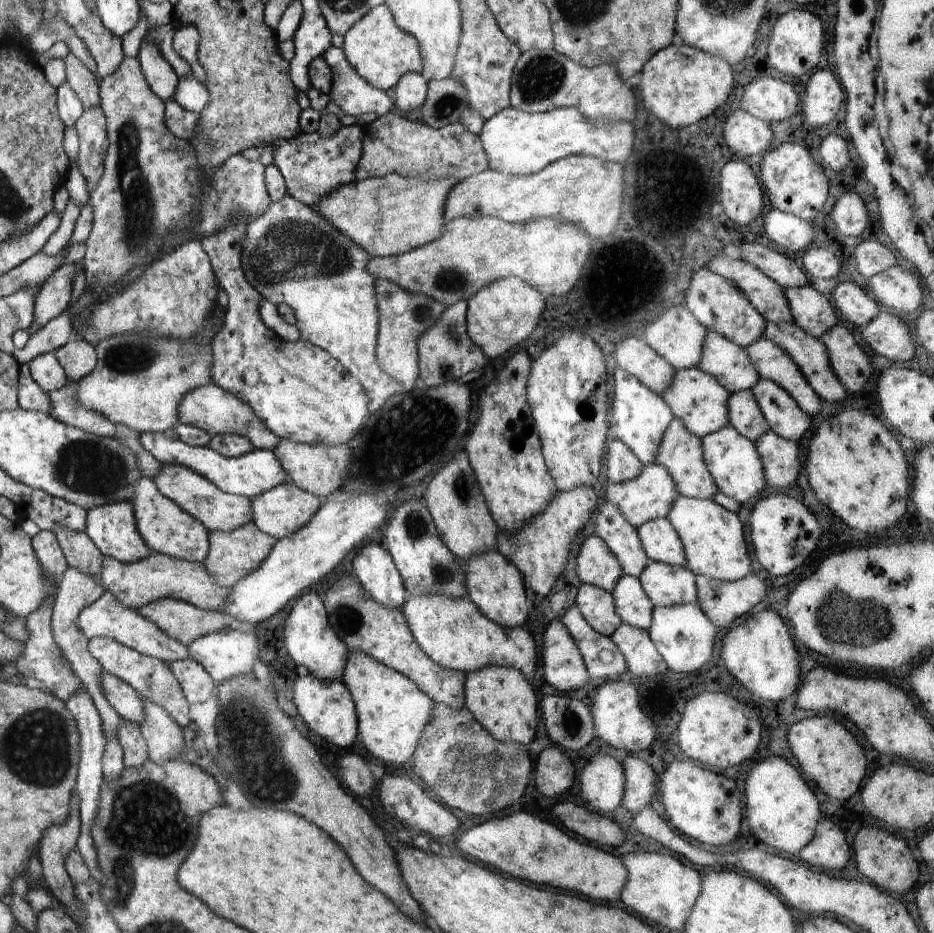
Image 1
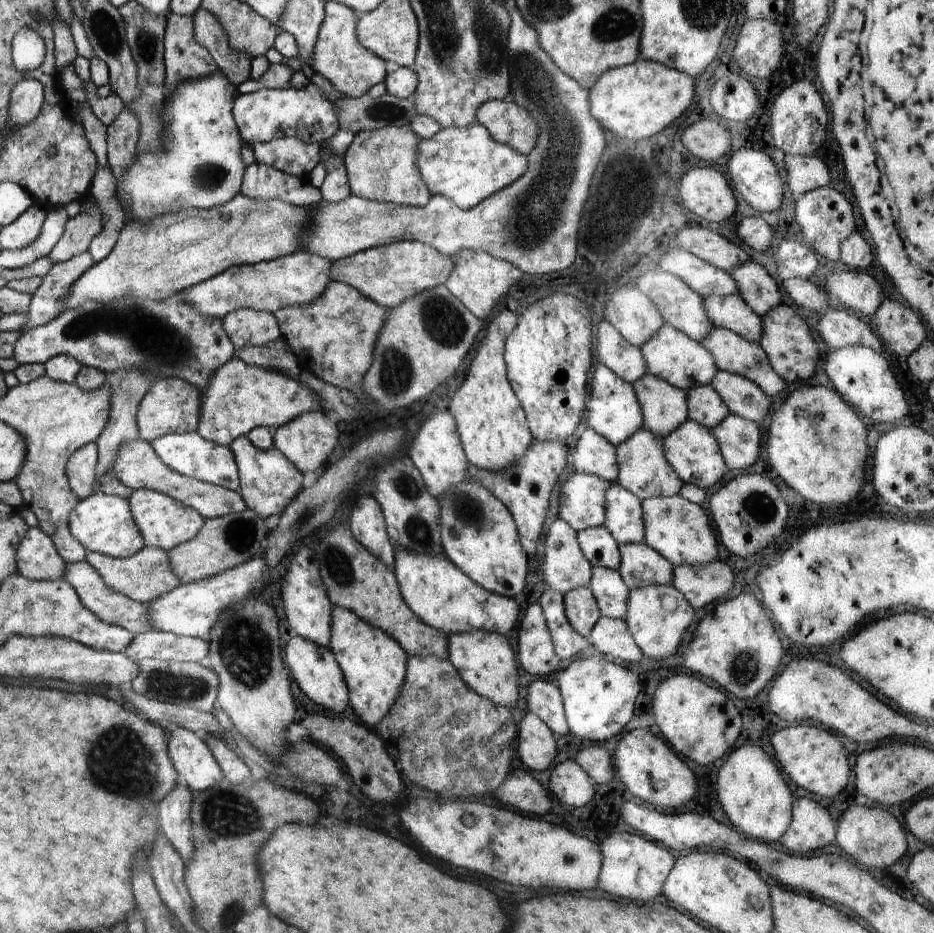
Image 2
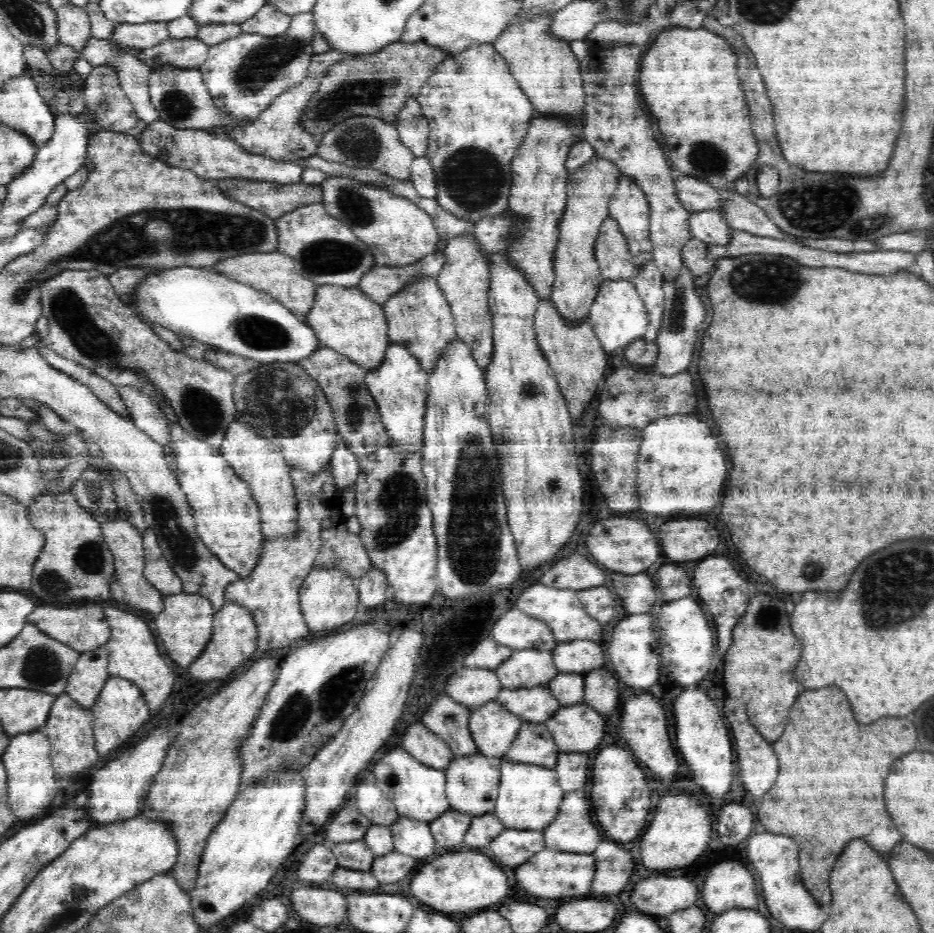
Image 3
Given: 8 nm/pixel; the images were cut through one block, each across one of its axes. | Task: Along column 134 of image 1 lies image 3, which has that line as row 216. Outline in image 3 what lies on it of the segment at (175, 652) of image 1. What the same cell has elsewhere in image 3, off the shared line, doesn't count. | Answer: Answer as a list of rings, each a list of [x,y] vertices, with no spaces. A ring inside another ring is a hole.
[[[621,175],[608,204],[608,210],[609,217],[618,223],[619,230],[626,237],[627,246],[632,253],[635,274],[638,274],[643,267],[646,267],[645,262],[649,263],[649,260],[653,260],[653,244],[650,240],[650,203],[647,202],[642,190],[639,190],[638,184],[634,183],[634,179]]]

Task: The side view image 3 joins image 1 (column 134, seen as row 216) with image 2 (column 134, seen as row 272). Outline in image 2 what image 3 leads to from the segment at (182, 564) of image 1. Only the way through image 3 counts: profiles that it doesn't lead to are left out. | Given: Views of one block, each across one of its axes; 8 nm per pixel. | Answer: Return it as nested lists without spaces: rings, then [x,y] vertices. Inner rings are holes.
[[[145,546],[139,553],[126,558],[114,558],[90,552],[85,560],[99,571],[106,586],[141,603],[149,603],[157,596],[174,590],[180,584],[179,578],[171,569],[167,552],[159,548]]]

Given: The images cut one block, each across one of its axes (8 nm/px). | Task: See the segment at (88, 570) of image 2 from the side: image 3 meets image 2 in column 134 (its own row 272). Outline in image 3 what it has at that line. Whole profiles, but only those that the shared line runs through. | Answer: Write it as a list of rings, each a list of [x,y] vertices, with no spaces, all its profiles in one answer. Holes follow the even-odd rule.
[[[608,217],[595,240],[594,258],[604,280],[629,279],[635,275],[632,253],[618,223]]]

